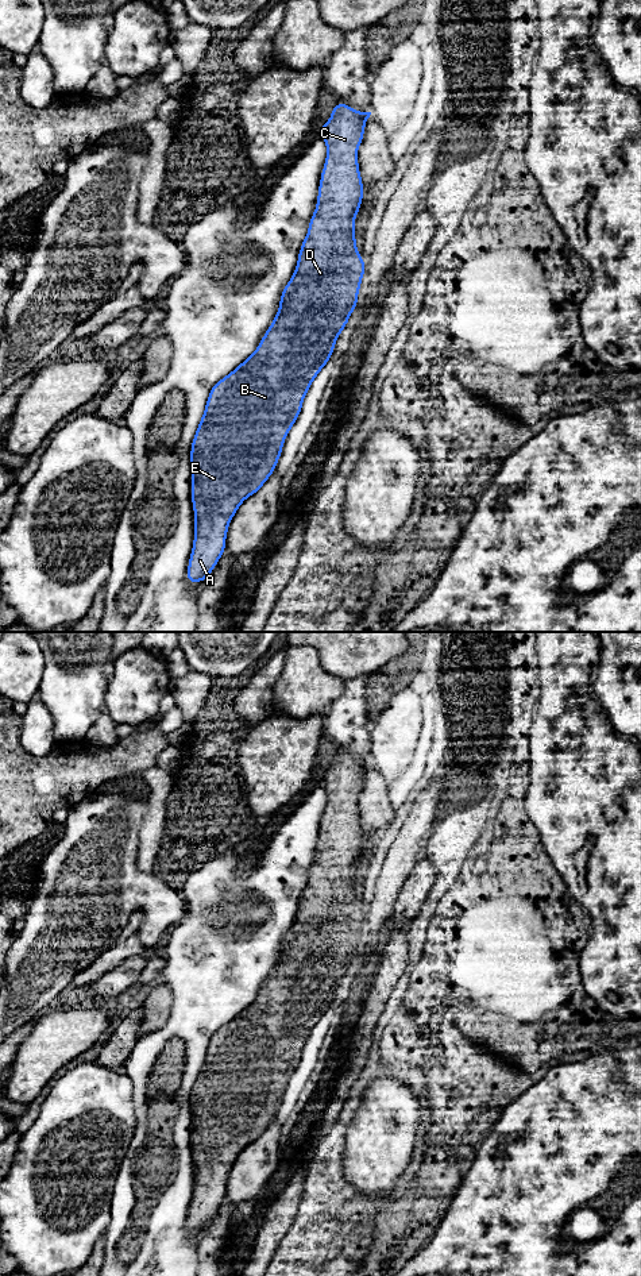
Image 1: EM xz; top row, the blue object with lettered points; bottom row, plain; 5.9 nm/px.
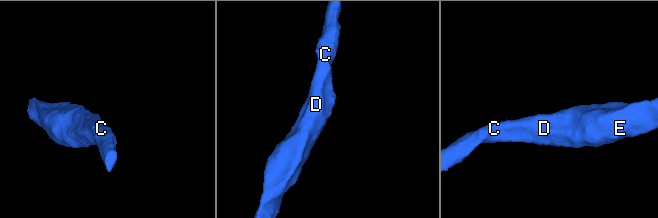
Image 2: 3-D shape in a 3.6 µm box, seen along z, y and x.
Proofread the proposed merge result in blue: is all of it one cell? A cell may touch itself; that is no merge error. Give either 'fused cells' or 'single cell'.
single cell

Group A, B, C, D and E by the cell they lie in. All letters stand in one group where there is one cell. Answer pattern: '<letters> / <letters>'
A B C D E

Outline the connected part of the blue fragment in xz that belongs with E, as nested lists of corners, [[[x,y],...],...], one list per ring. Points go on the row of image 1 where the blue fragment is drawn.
[[[343,101],[332,104],[332,117],[318,131],[328,153],[316,211],[302,240],[294,274],[283,286],[278,313],[258,348],[209,392],[190,450],[196,529],[186,581],[194,585],[209,577],[225,552],[227,531],[240,504],[274,474],[306,392],[328,363],[340,332],[358,307],[366,262],[358,254],[354,228],[364,190],[356,151],[370,115]]]

